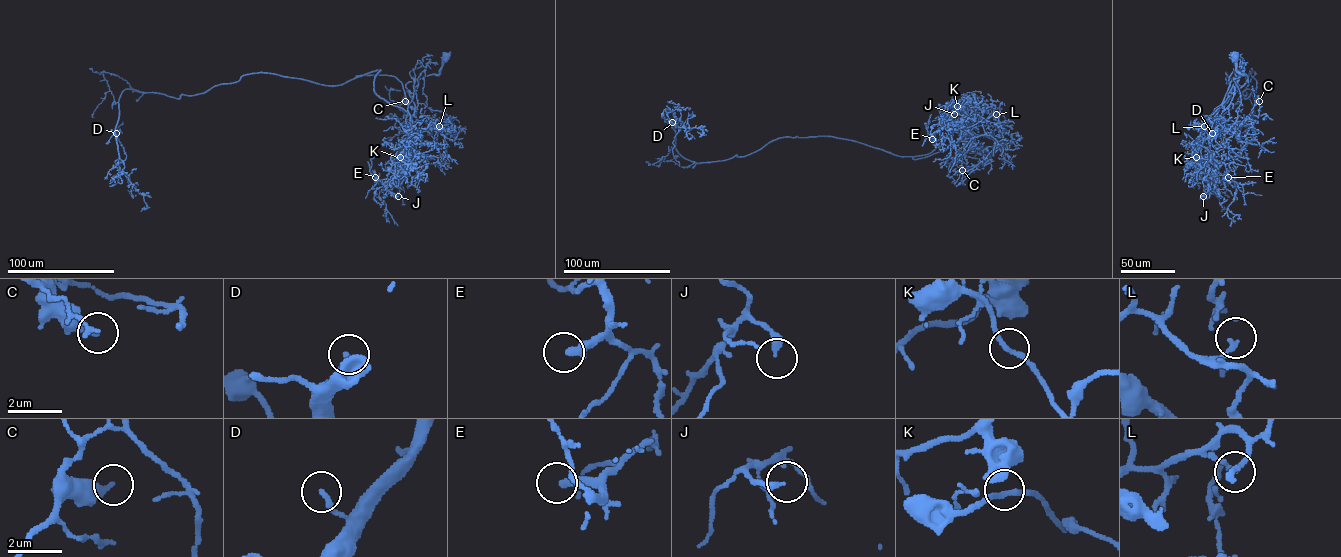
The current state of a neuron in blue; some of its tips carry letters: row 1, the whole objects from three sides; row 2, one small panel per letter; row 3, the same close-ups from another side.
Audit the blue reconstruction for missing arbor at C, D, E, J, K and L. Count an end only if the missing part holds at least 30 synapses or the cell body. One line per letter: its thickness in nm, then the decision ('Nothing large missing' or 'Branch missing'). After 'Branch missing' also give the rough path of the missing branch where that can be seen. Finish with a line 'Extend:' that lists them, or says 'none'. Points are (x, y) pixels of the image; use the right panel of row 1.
C: Thickness 280 nm. Nothing large missing
D: Thickness 200 nm. Nothing large missing
E: Thickness 280 nm. Branch missing. Course of what is missing: (1228, 177), (1232, 178), (1240, 168), (1250, 170)
J: Thickness 240 nm. Nothing large missing
K: Thickness 170 nm. Nothing large missing
L: Thickness 120 nm. Nothing large missing
Extend: E

